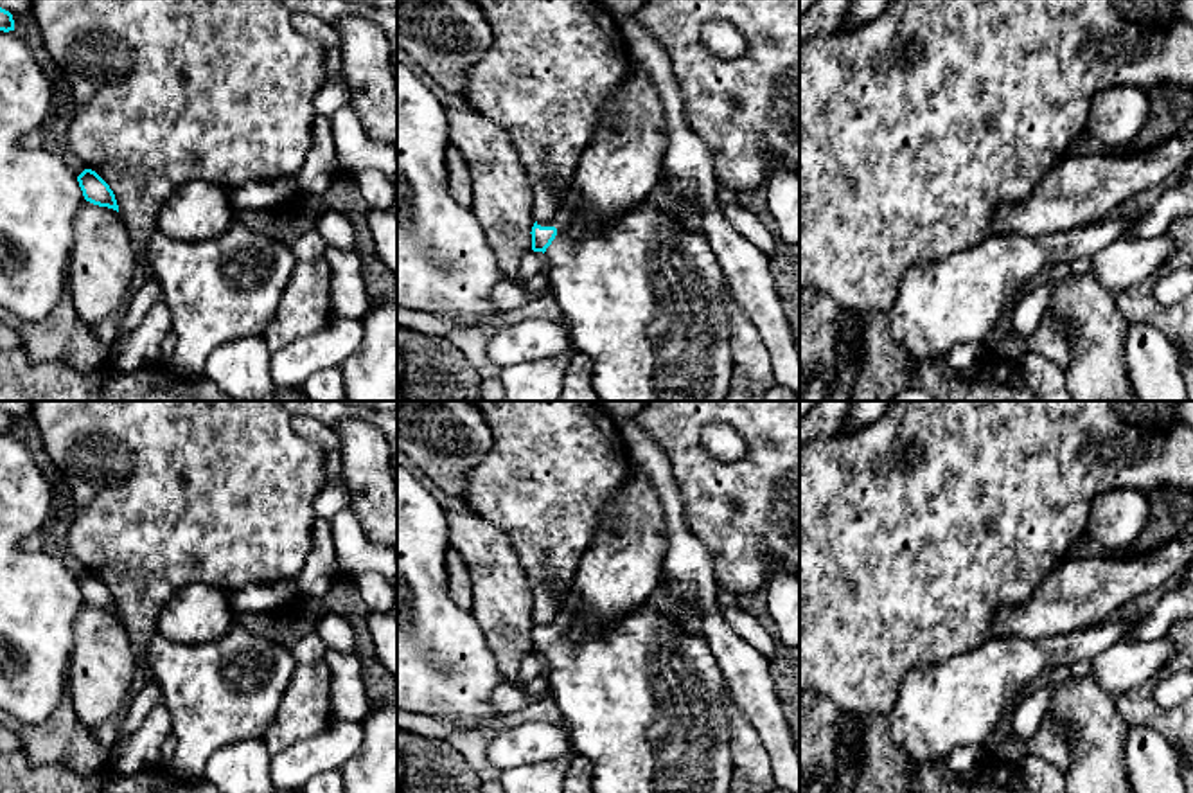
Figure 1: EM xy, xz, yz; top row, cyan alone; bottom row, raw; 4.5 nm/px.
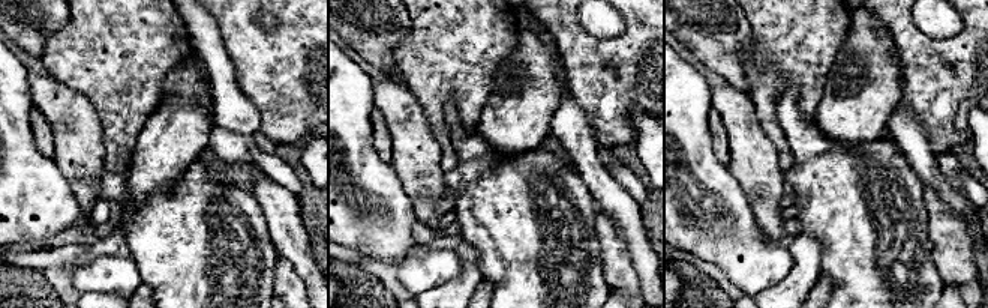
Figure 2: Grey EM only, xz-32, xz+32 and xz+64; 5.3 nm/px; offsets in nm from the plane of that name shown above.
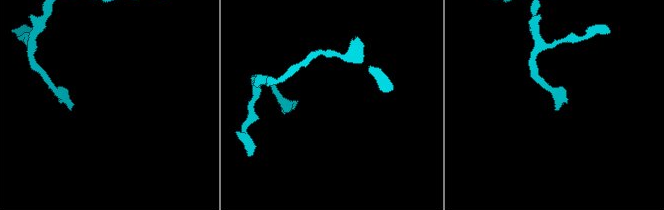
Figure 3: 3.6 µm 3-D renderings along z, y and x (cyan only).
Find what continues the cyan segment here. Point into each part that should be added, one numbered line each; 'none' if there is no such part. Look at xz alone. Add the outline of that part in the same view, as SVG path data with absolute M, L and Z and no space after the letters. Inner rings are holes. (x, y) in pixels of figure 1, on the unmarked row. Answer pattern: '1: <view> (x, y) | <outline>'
1: xz (644, 702) | M570 586L559 597L559 611L548 624L537 624L541 629L555 629L557 638L546 651L544 660L550 664L550 692L555 699L562 719L568 723L568 734L577 755L584 755L591 764L591 786L595 793L728 793L735 775L735 764L731 757L731 726L728 712L728 698L724 692L722 671L717 665L706 640L695 633L685 633L681 626L668 615L652 606L649 601L631 610L616 624L582 642L571 642L568 633L573 624L573 610L579 602L579 595Z

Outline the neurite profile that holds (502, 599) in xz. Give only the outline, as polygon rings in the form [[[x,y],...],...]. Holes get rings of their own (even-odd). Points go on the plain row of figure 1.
[[[446,509],[449,547],[464,559],[473,588],[473,617],[483,629],[494,653],[503,682],[525,689],[519,682],[523,660],[532,655],[532,610],[535,599],[526,581],[519,556],[498,527],[473,511],[455,512]]]

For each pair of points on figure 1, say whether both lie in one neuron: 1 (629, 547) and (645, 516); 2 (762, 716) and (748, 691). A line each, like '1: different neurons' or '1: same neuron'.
1: same neuron
2: same neuron

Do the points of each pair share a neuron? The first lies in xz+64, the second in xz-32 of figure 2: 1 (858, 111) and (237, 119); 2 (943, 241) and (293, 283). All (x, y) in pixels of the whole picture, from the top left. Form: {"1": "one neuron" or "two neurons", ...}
{"1": "two neurons", "2": "one neuron"}

